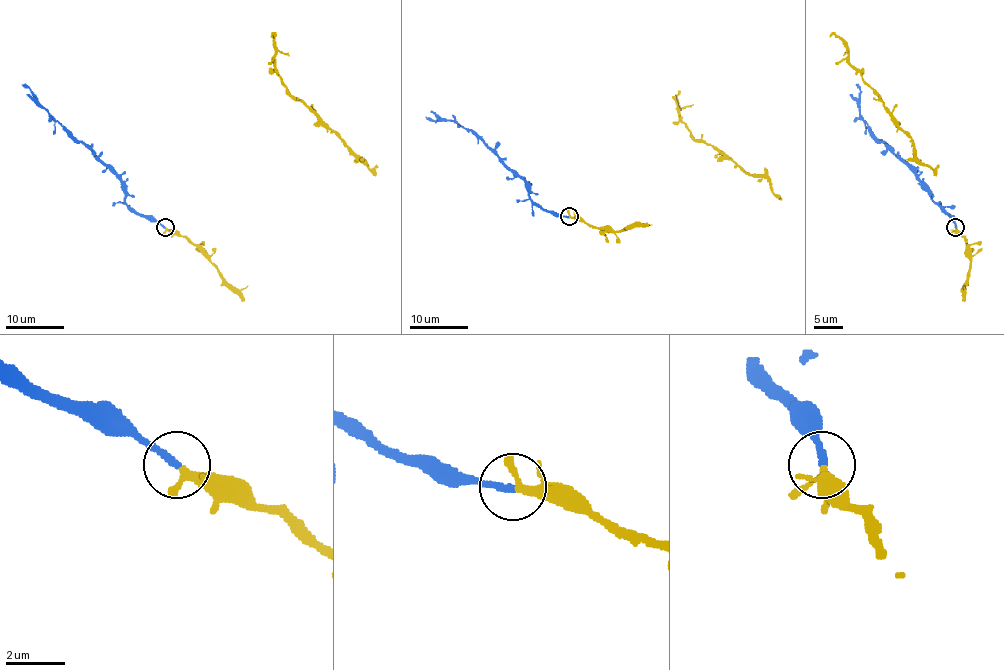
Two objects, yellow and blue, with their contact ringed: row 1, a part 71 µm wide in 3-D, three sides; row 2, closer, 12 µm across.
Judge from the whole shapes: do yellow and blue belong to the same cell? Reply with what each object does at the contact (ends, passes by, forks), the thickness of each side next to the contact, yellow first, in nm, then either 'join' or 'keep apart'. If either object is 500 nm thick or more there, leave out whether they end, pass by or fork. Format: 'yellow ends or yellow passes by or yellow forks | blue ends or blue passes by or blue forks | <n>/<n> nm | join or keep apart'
yellow forks | blue ends | 200/260 nm | join

